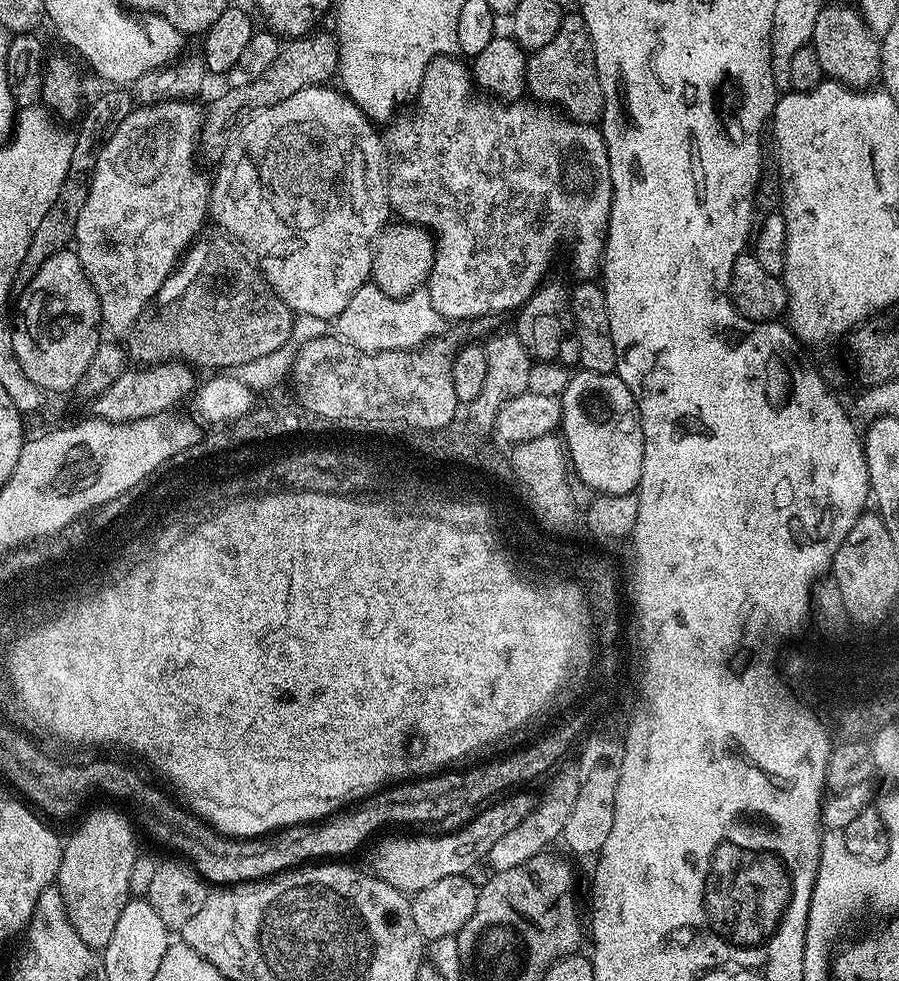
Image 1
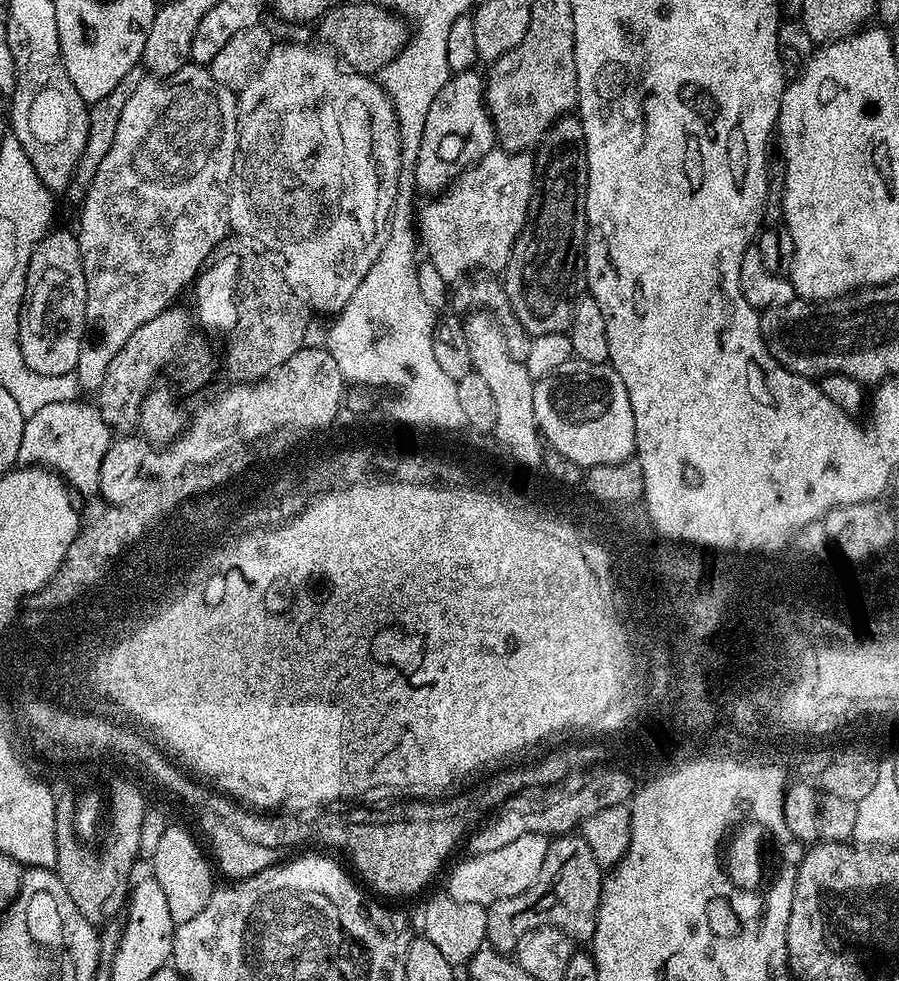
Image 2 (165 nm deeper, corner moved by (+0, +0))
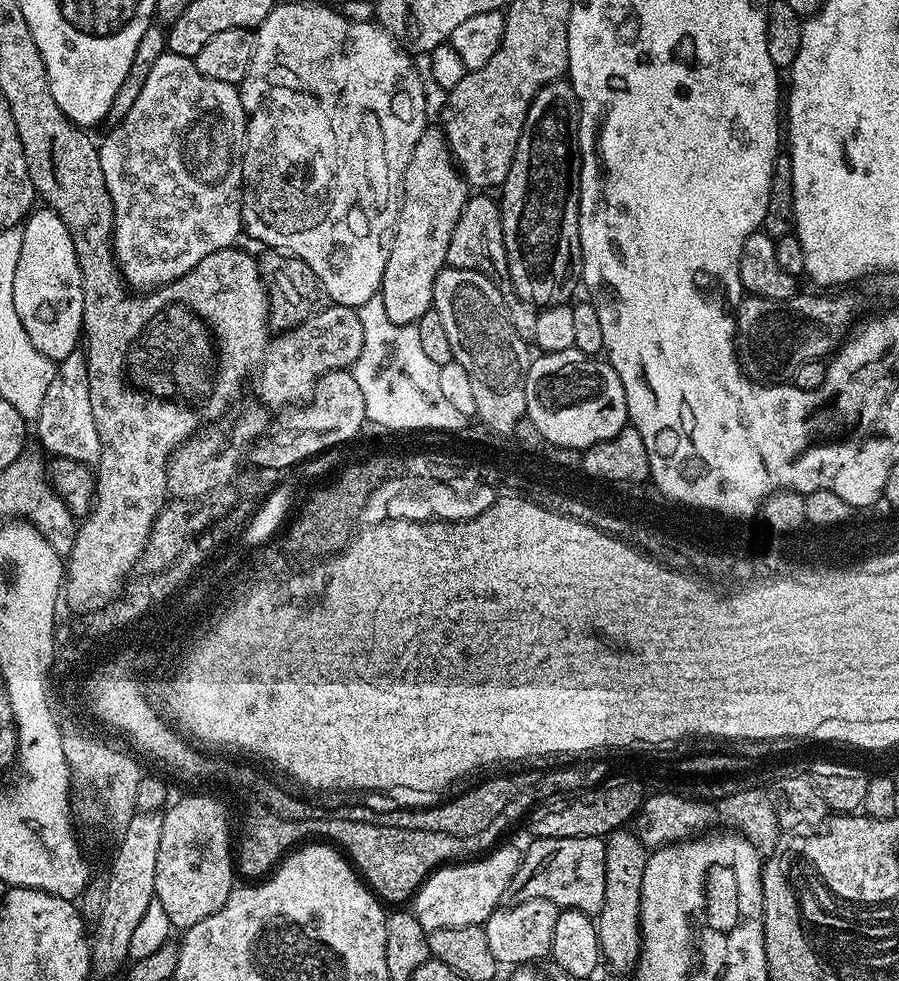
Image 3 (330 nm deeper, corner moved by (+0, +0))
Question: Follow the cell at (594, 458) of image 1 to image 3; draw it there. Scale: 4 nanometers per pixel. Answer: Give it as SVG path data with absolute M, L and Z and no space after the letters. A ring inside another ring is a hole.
M576 348L540 352L526 374L526 418L552 444L583 450L614 438L629 423L626 394L607 359L587 356Z

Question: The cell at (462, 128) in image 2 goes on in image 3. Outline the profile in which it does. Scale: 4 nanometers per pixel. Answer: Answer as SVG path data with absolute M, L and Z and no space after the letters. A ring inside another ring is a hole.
M428 126L421 132L424 133L417 138L416 145L404 164L404 201L401 202L400 208L398 204L398 211L394 216L390 256L387 258L383 282L378 293L383 298L386 316L398 325L415 324L422 314L431 311L434 278L447 263L446 252L450 246L450 234L454 234L454 226L470 195L470 185L453 160L452 152L444 141L443 131L439 127Z

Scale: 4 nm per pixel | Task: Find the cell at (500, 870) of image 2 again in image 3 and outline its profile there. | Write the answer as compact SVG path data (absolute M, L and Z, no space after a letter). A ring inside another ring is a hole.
M503 844L493 847L479 858L468 858L463 862L452 862L436 868L416 889L414 911L425 932L432 933L443 928L467 928L475 924L483 926L495 908L501 907L514 874L518 874L522 855L519 847L516 849L512 844Z

